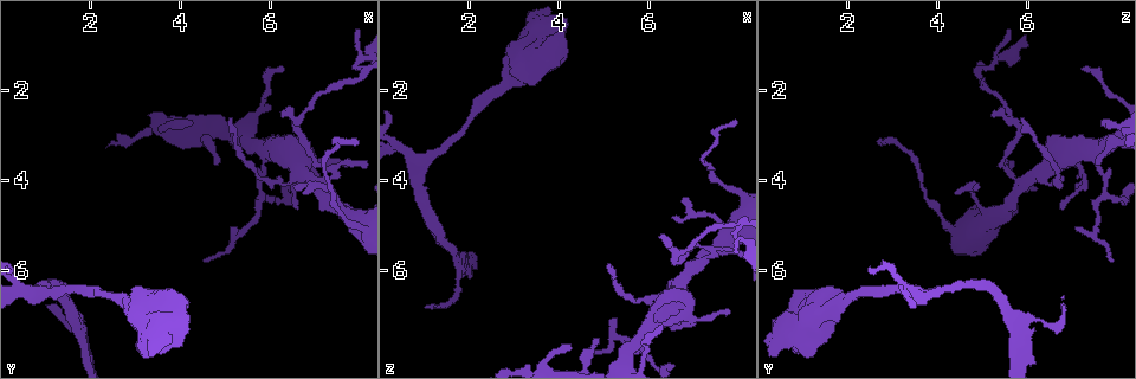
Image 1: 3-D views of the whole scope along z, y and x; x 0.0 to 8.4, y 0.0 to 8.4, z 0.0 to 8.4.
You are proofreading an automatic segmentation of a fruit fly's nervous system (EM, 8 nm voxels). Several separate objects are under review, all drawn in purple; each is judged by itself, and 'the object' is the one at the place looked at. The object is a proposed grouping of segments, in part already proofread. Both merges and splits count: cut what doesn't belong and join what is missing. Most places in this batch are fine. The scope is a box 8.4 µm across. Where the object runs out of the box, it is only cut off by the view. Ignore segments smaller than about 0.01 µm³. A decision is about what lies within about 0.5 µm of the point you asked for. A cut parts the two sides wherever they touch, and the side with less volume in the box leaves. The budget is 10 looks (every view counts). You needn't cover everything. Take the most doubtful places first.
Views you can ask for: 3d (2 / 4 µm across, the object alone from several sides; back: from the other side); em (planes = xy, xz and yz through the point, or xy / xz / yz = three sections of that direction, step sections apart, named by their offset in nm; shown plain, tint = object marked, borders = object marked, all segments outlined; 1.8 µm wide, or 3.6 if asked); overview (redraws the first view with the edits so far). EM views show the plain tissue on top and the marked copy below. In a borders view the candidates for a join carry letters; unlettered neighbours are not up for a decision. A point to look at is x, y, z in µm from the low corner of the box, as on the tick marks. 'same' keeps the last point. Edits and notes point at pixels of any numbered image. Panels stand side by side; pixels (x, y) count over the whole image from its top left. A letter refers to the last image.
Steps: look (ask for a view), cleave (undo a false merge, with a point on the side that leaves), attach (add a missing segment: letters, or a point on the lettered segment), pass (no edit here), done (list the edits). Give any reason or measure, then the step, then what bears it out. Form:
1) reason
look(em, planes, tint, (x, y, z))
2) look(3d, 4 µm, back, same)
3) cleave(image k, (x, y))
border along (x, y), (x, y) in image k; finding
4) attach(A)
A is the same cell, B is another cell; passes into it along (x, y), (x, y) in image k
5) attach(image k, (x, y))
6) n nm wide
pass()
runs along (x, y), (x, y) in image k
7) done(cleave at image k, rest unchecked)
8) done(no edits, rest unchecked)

small branch off a trunk
look(3d, 4 µm, (5.95, 3.35, 7.30))

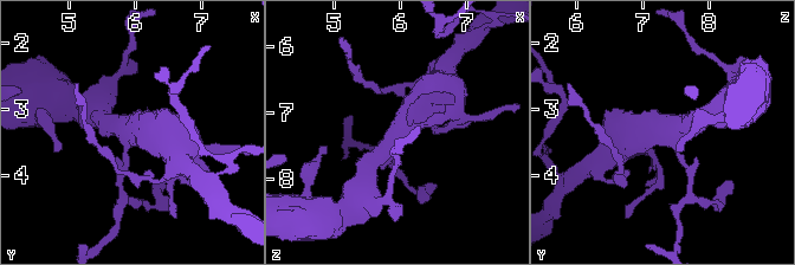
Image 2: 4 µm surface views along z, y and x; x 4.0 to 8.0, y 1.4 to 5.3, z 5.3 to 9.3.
shape alone is not enough
look(em, planes, borders, (5.95, 3.30, 7.25))

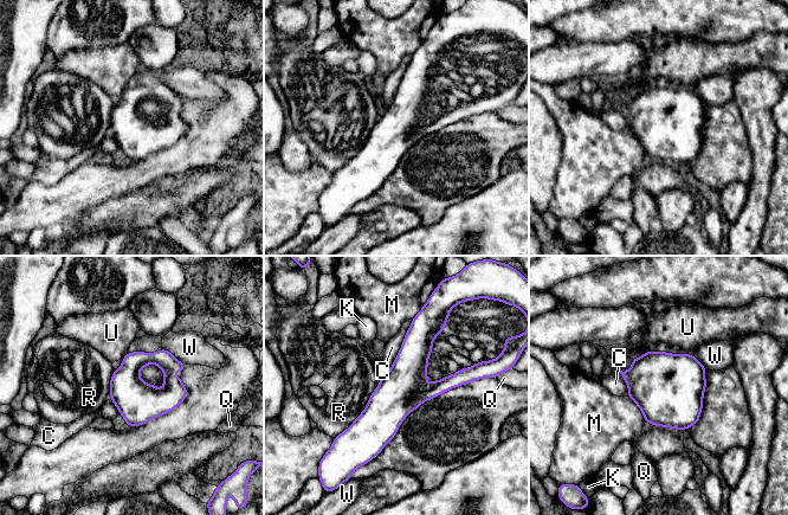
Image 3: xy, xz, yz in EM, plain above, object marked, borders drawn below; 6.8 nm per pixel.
pass()
C, K, M, Q, R, U and W are other cells; runs along (466, 375), (344, 436) in image 3; all the same neuron

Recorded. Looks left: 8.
abrupt turn
look(em, planes, tint, (7.90, 1.75, 5.00))

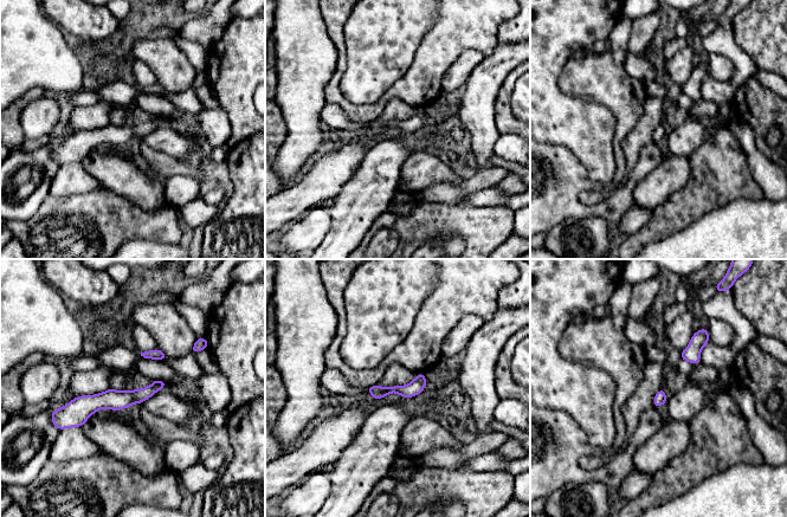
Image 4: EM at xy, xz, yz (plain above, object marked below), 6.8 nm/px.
look(em, planes, borders, same)

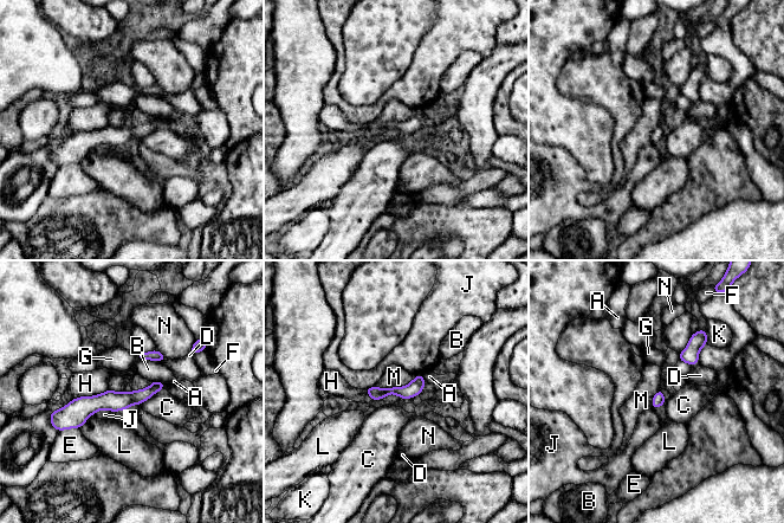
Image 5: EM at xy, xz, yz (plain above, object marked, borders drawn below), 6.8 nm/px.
H touches over 420 nm
pass()
A, B, C, D, E, F, G, H, J, K, L, M and N are other cells; continuous, no second neuron

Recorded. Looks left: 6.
tapers out
look(3d, 2 µm, (5.15, 2.65, 5.90))

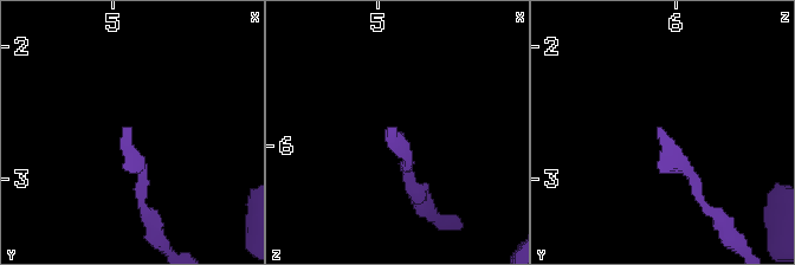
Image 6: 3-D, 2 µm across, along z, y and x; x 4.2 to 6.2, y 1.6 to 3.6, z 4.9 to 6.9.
look(em, yz, step 4, borders, (5.12, 2.64, 5.88))

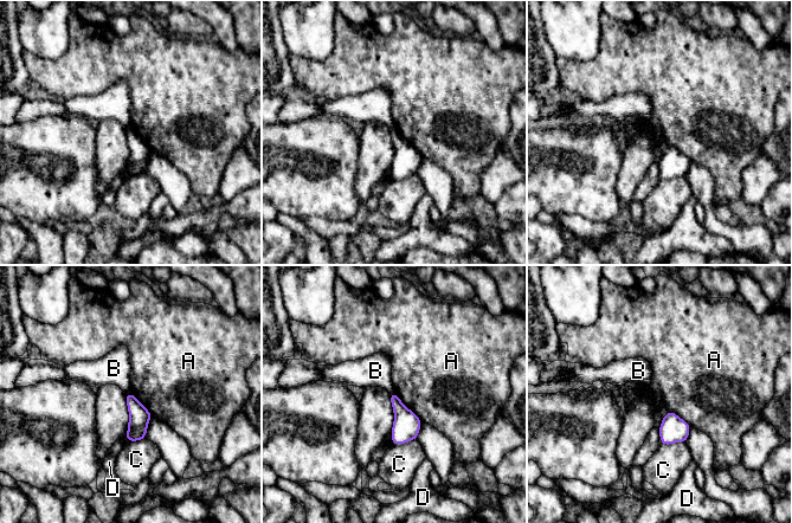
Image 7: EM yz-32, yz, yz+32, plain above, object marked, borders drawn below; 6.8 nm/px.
look(em, planes, borders, same)

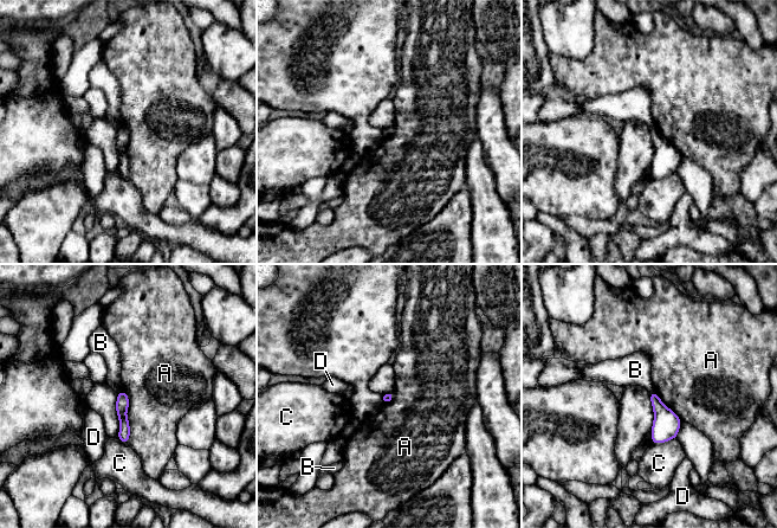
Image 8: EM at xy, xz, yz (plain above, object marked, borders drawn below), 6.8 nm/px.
pass()
A, B, C and D are other cells; border along (123, 390), (128, 397), (127, 443) in image 8; none of them fits

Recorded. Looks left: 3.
branch stops here
look(3d, 4 µm, (7.90, 3.15, 2.75))

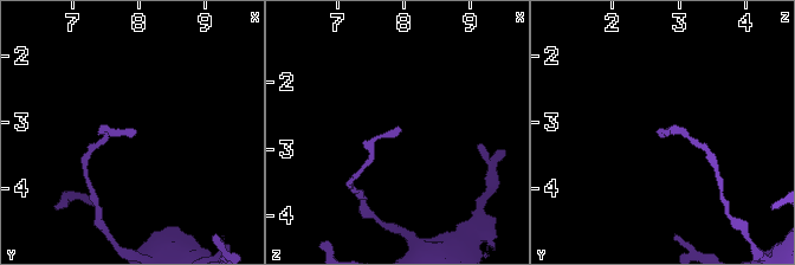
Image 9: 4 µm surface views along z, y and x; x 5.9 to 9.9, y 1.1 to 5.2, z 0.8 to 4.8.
now the EM
look(em, 3.6 µm, planes, borders, (7.95, 3.20, 2.70))

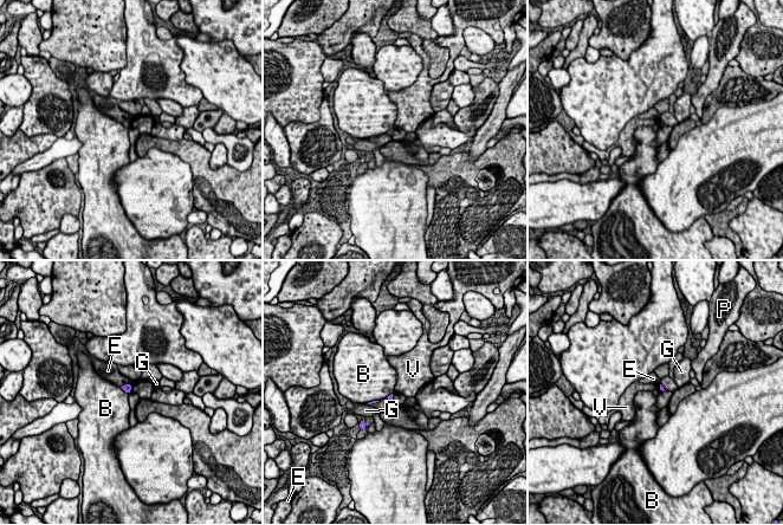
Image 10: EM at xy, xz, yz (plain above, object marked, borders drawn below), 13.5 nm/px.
pass()
B, E, G, P and V are other cells; no lettered segment goes on from it

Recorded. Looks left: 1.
done(no edits, rest unchecked)

